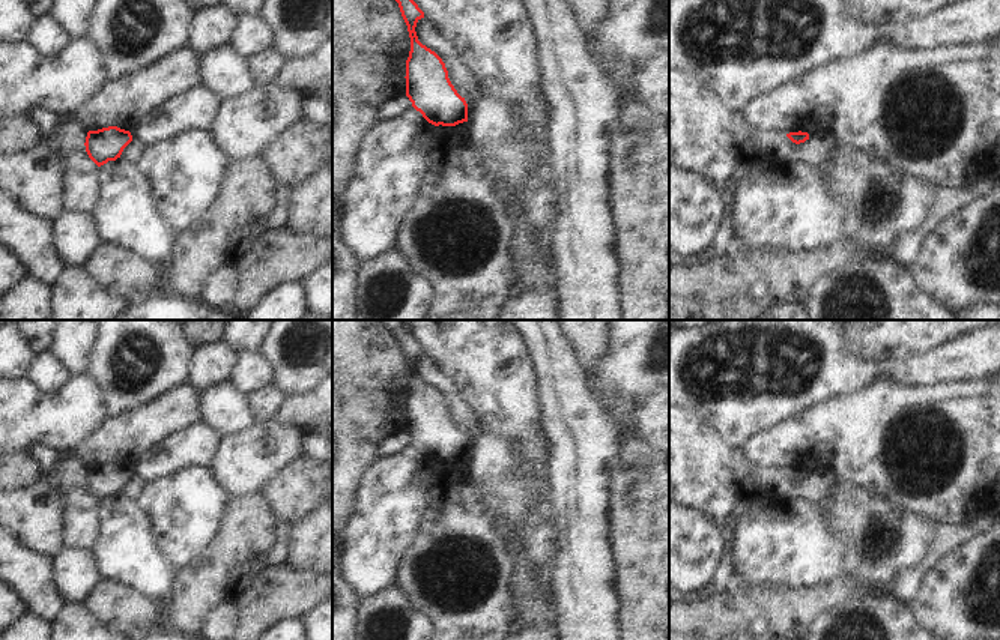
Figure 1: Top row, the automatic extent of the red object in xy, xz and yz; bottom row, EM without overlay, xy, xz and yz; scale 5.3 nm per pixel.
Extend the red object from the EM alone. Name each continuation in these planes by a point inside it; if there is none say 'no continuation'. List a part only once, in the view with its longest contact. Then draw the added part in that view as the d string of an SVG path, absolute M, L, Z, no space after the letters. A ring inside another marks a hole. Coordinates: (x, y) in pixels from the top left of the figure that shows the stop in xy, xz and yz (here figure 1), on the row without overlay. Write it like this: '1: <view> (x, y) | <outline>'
no continuation

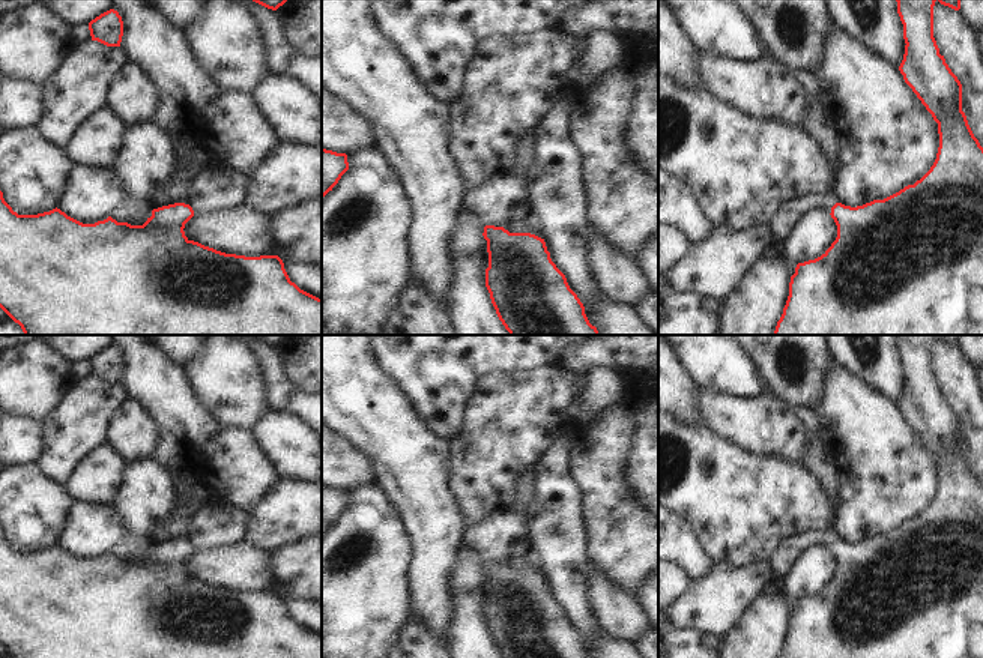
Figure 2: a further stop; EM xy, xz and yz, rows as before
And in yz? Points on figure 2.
1: yz (789, 550) | M833 526L791 536L777 547L770 559L770 565L777 578L782 581L807 548L822 545L831 550L831 544L836 539L839 539L839 536L834 532Z

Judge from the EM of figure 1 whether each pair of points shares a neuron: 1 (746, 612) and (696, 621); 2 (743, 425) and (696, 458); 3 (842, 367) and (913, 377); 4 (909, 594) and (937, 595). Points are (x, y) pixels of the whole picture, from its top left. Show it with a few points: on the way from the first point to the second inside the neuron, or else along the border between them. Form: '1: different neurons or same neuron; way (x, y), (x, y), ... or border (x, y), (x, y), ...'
1: same neuron; way (734, 621), (709, 621)
2: different neurons; border (698, 415), (731, 446), (742, 449)
3: different neurons; border (890, 368), (883, 376)
4: different neurons; border (936, 564), (922, 576), (919, 594), (910, 606)

